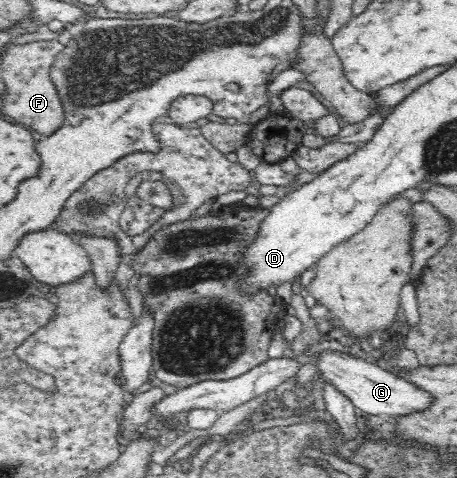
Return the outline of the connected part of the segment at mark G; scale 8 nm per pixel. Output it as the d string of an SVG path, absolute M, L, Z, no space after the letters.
M330 345L319 354L317 362L319 373L329 383L343 391L345 396L351 398L355 408L367 414L389 414L389 416L411 416L423 410L429 410L435 402L435 396L431 392L425 392L423 388L415 386L413 381L397 375L396 369L384 369L378 364L349 356L348 352L335 345Z

